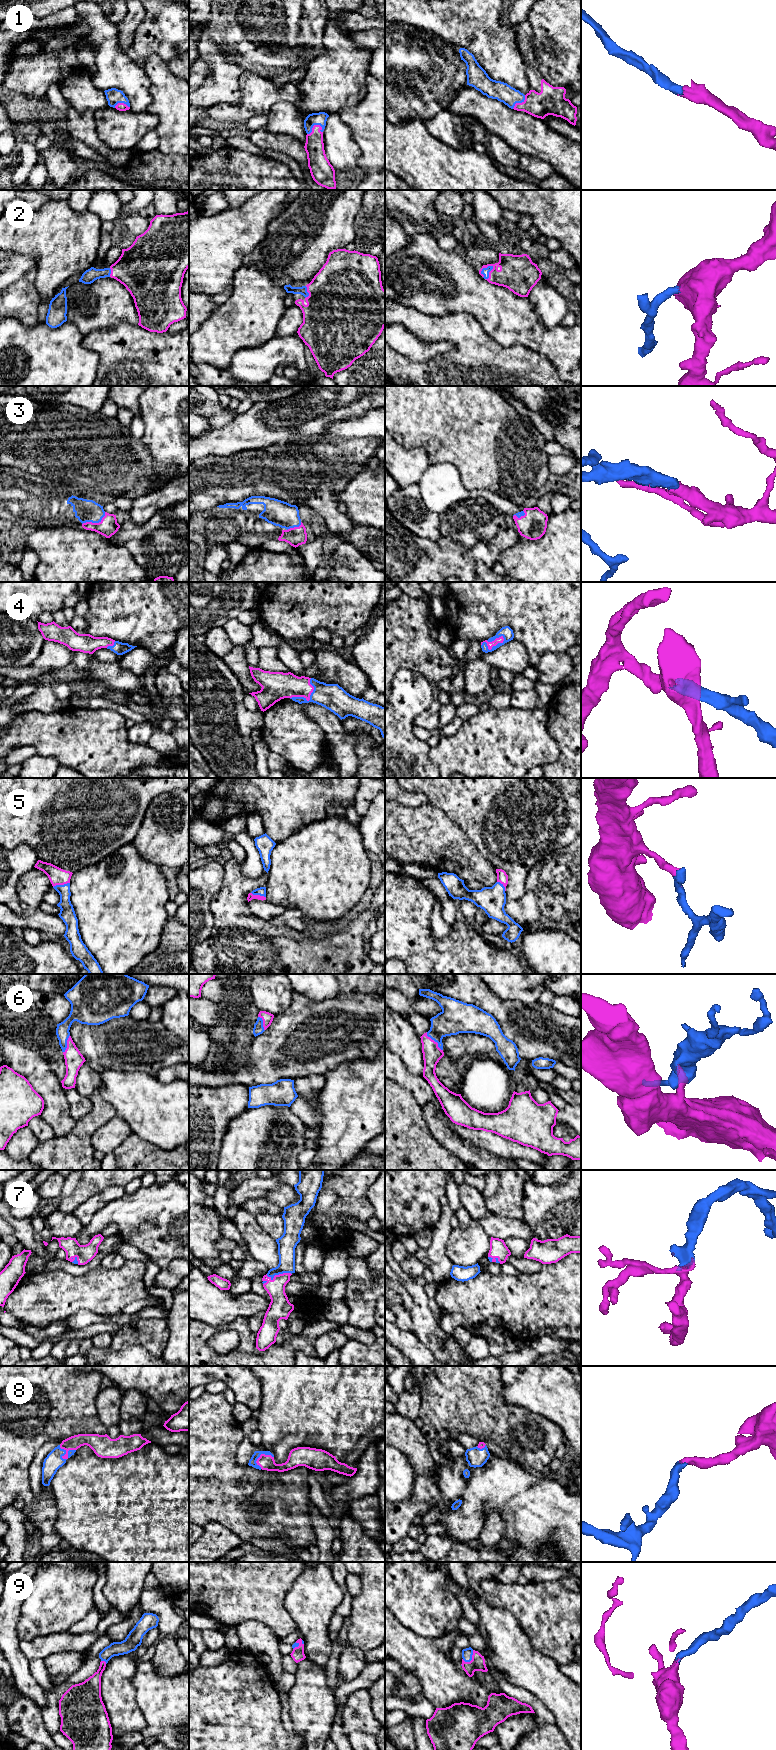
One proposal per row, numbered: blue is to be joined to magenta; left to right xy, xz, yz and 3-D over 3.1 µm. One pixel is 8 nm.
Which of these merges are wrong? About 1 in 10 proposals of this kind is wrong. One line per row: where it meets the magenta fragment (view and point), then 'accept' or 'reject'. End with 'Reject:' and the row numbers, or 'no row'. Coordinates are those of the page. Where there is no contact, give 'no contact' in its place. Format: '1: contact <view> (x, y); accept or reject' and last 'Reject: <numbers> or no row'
1: contact xz (313, 126); accept
2: contact yz (489, 273); accept
3: contact xy (95, 523); accept
4: contact yz (492, 641); accept
5: contact xy (61, 884); accept
6: contact yz (433, 1040); accept
7: contact xz (279, 1274); accept
8: contact xy (67, 1451); accept
9: contact yz (472, 1658); accept
Reject: no row

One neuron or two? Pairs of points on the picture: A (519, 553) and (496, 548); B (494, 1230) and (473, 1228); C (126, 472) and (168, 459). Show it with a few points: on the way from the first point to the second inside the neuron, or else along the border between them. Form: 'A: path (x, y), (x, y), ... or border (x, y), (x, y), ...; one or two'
A: border (521, 536), (512, 546), (506, 548), (497, 560); two
B: border (478, 1221), (490, 1237); two
C: border (143, 442), (153, 460), (153, 479); two

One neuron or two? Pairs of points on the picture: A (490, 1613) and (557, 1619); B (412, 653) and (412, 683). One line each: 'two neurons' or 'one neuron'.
A: two neurons
B: two neurons

